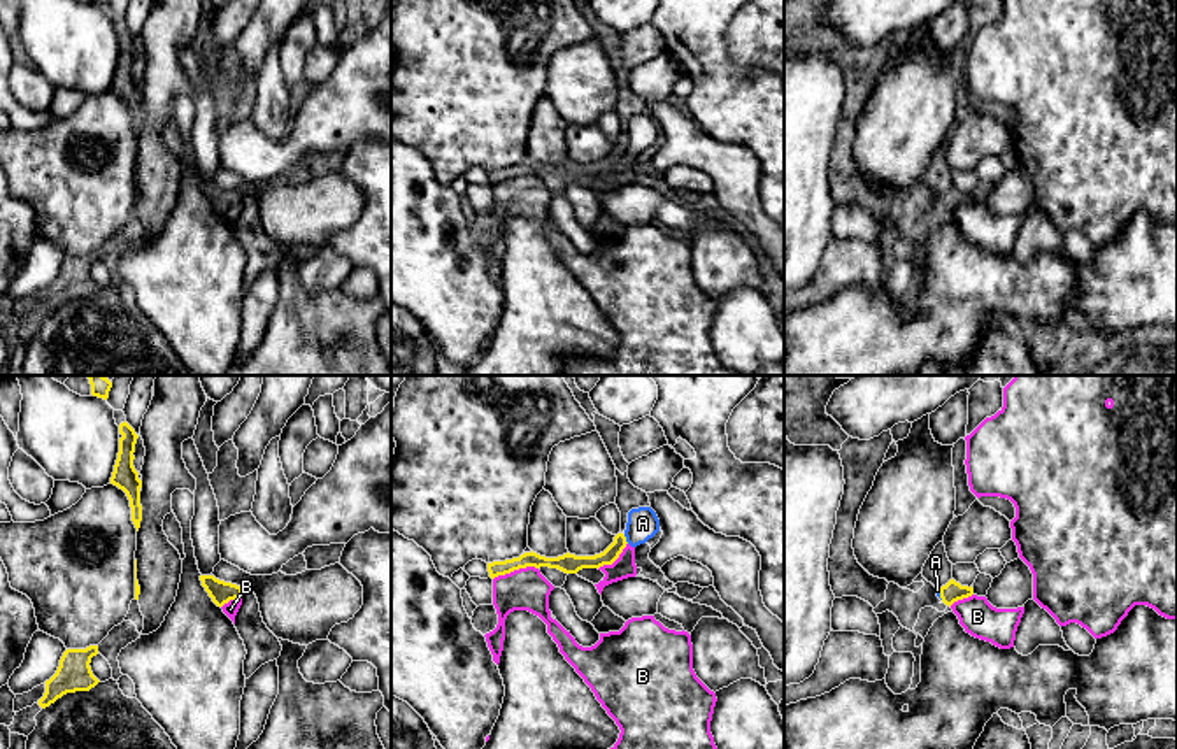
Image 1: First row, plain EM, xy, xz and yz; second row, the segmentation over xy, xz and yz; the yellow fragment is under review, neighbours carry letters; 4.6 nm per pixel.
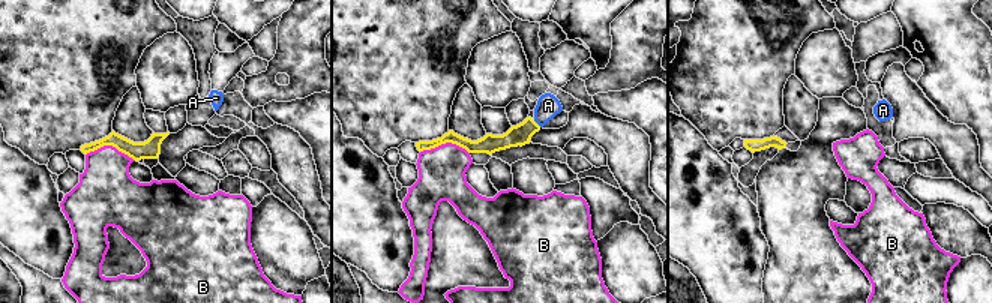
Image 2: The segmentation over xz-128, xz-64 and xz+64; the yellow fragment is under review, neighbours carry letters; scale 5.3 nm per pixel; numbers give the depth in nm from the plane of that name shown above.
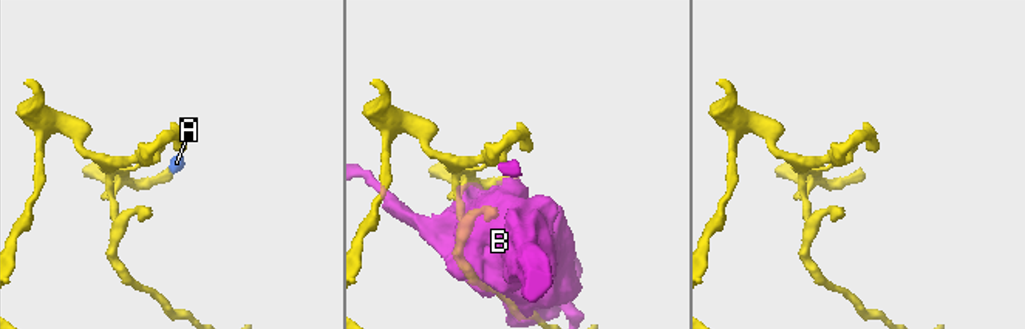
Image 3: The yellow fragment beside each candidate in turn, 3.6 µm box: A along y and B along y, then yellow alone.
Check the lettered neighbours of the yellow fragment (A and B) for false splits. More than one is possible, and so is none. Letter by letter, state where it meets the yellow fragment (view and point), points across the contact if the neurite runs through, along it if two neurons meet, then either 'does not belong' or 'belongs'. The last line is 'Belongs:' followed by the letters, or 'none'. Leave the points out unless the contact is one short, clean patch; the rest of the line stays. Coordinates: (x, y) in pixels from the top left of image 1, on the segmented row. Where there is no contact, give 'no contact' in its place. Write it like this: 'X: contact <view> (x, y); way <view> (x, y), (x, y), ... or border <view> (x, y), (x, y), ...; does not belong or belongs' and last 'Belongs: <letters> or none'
A: contact xz (625, 539); border xz (623, 534), (628, 542); does not belong
B: contact xz (514, 569); does not belong
Belongs: none

